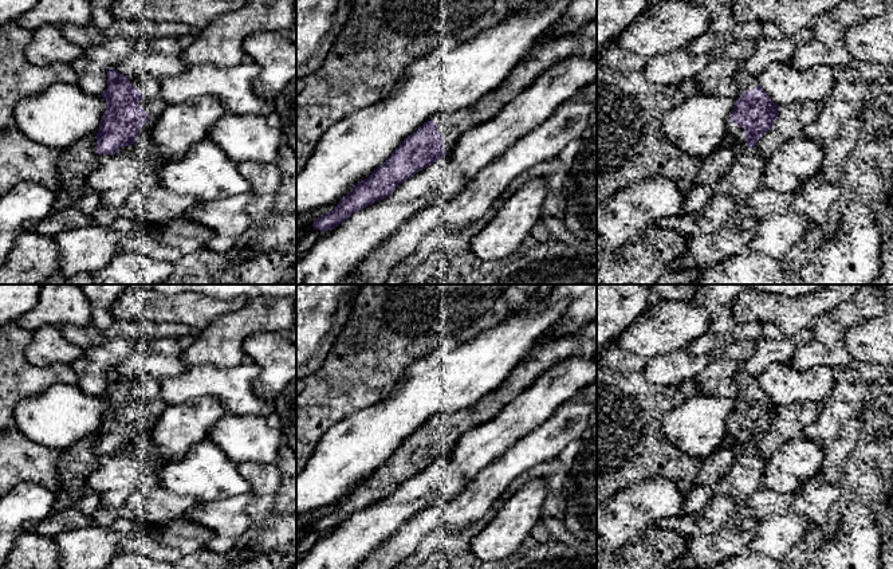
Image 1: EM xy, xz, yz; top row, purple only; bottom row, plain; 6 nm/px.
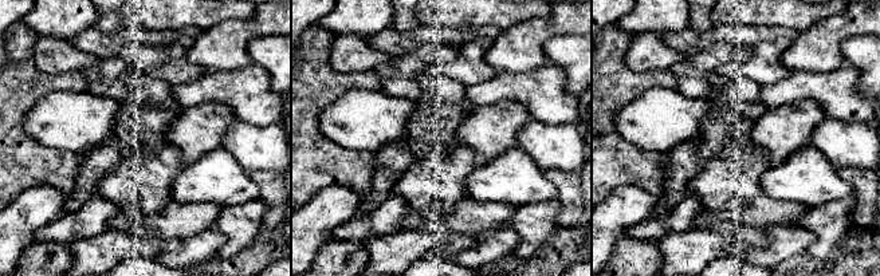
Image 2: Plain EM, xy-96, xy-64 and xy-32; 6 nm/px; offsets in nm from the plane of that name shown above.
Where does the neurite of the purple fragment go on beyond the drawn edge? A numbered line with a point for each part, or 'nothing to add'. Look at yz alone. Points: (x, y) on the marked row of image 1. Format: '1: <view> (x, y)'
1: yz (736, 134)

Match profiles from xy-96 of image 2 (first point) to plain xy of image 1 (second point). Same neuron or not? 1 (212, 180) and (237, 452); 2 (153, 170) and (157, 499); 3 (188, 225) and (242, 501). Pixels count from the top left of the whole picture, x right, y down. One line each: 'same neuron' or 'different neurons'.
1: different neurons
2: different neurons
3: different neurons

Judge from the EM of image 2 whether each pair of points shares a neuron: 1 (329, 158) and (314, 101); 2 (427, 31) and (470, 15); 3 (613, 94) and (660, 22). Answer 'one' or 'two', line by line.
1: one
2: two
3: two

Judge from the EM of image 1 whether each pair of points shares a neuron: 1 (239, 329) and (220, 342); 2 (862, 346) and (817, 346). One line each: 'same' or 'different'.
1: same
2: different

